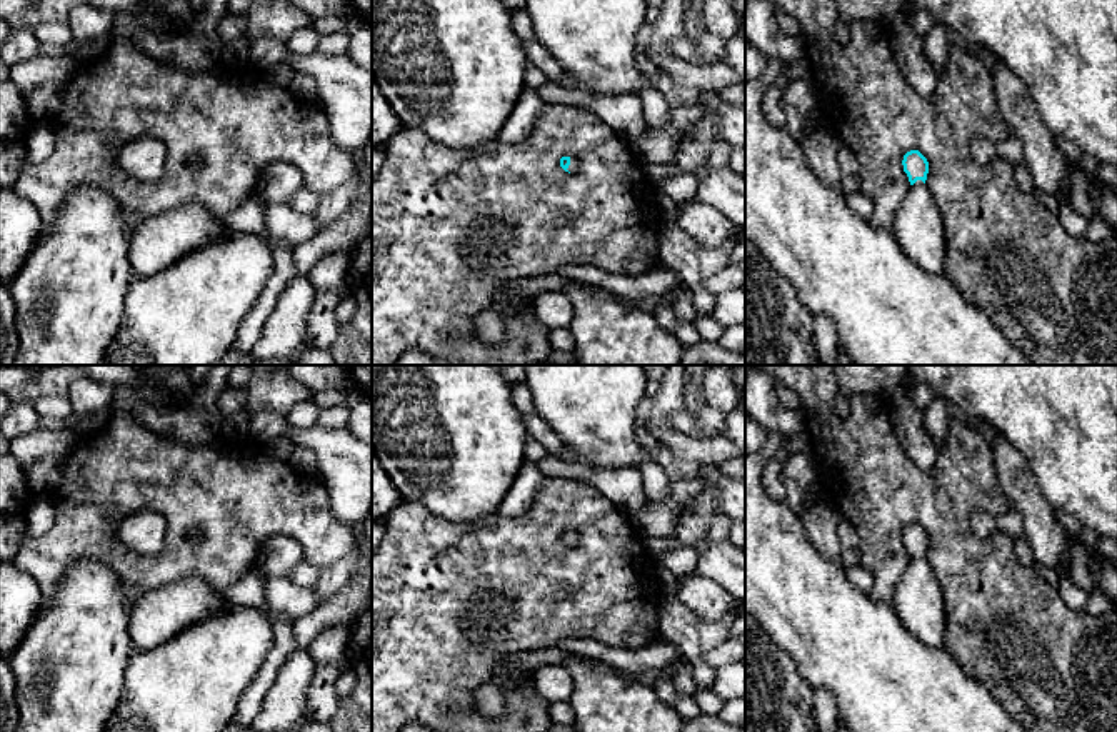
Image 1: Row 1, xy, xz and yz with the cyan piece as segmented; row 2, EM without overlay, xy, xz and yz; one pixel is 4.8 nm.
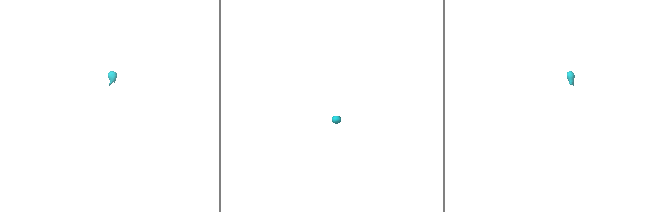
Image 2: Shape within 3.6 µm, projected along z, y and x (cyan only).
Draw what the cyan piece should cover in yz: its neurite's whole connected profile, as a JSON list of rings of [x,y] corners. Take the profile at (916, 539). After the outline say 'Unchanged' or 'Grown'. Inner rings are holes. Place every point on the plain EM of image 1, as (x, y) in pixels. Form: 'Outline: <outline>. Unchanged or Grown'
Outline: [[[910,524],[904,529],[902,539],[910,564],[890,604],[917,640],[929,647],[942,647],[947,615],[940,584],[925,559],[929,535],[919,524]]]. Grown

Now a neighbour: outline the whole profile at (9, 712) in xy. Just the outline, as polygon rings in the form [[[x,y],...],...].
[[[0,654],[0,732],[15,732],[18,719],[17,682],[7,659]]]

